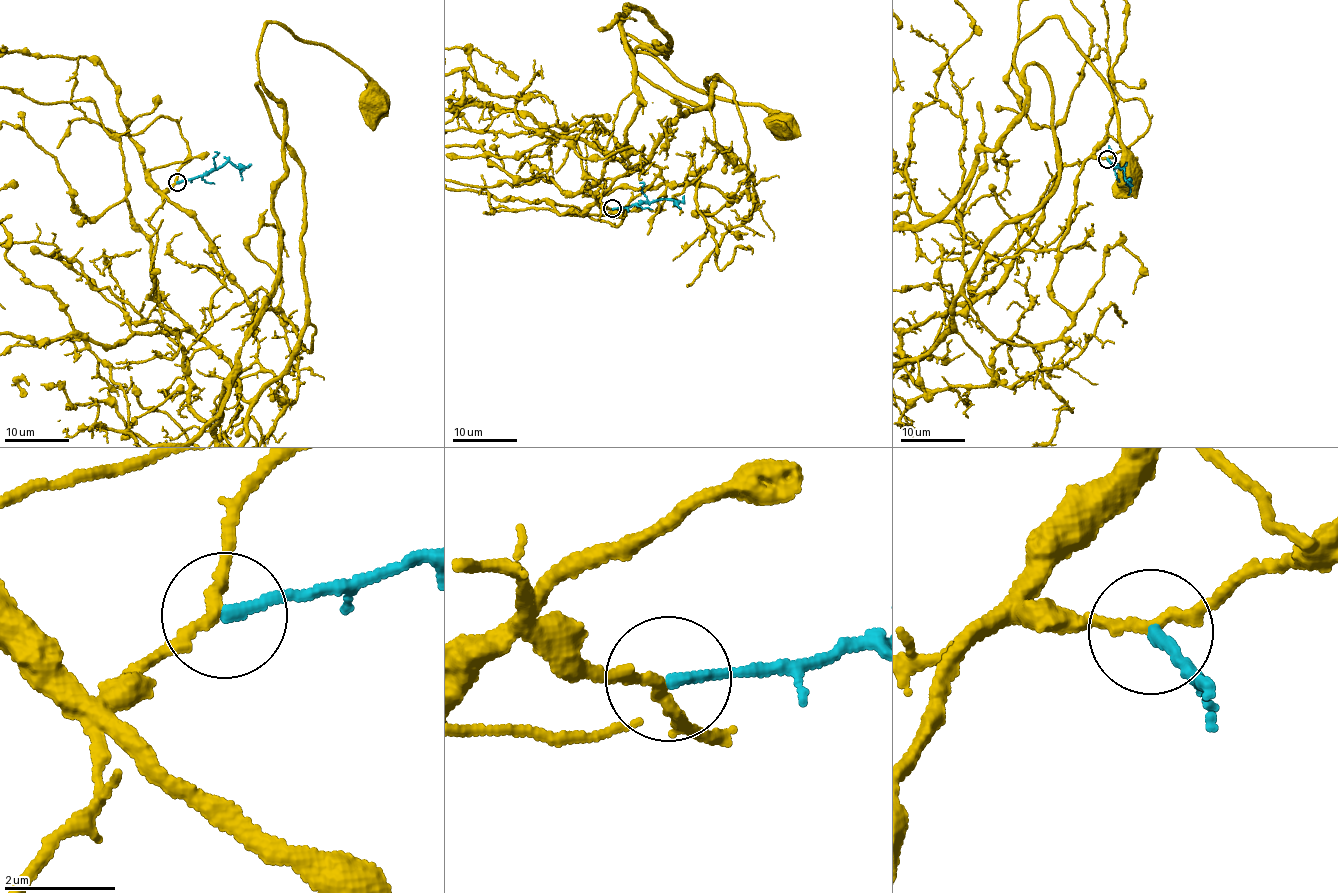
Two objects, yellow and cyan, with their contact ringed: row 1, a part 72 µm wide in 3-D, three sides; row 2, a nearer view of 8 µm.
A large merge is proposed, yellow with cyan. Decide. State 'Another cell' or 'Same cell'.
Another cell

